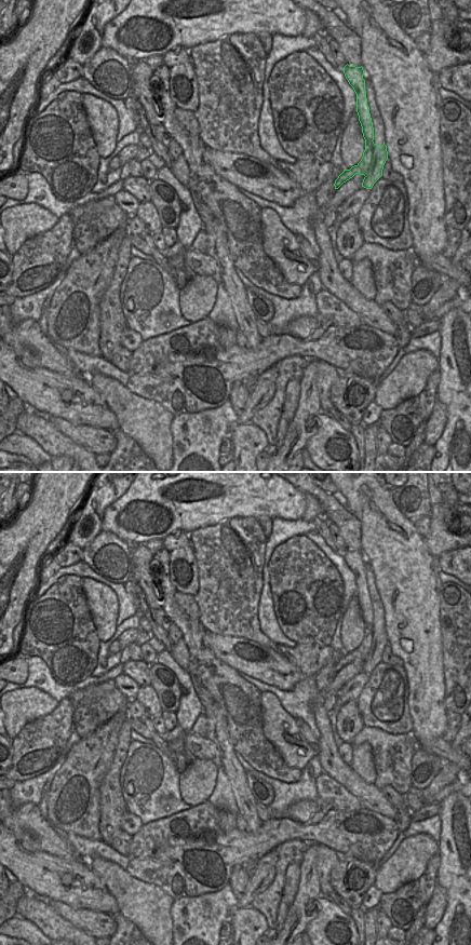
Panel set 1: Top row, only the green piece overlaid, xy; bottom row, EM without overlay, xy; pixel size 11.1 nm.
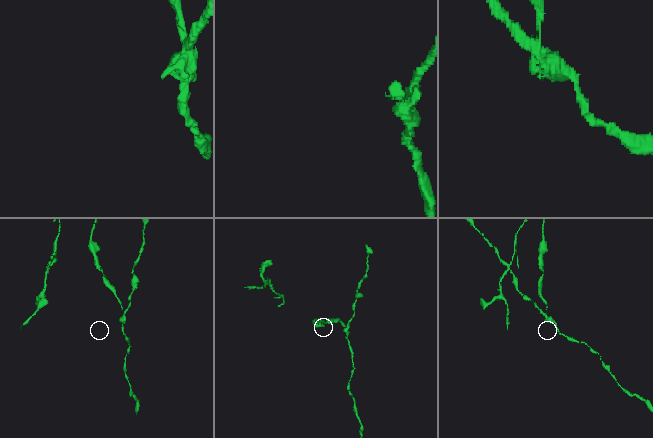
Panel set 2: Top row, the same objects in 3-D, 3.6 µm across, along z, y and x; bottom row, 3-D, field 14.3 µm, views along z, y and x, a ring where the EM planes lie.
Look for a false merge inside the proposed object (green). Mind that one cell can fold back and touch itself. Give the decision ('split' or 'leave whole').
split

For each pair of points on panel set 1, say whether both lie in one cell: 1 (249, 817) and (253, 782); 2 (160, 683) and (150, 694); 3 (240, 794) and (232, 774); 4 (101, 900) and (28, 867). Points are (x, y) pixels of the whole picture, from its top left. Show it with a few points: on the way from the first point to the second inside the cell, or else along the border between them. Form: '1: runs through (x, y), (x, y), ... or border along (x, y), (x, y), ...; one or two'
1: border along (245, 771), (245, 781), (256, 802), (258, 819); two
2: border along (150, 684), (162, 710); two
3: runs through (240, 790), (237, 779); one
4: runs through (82, 888), (71, 881), (61, 880), (46, 875); one

